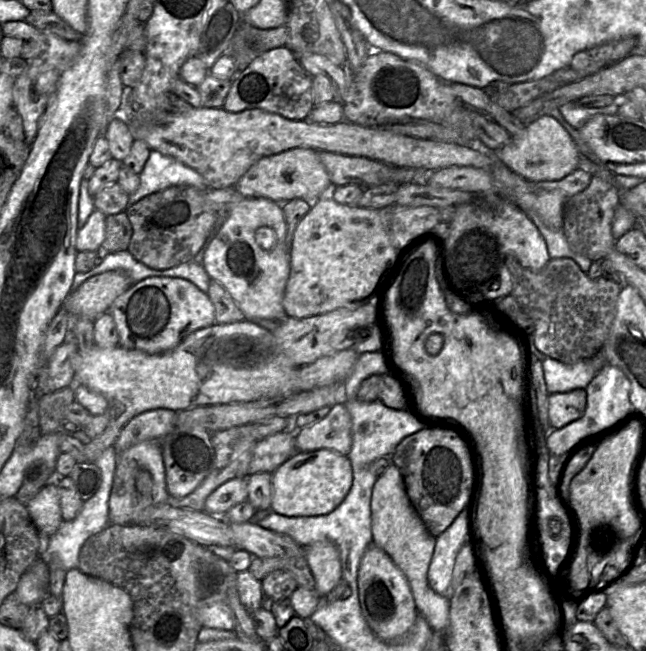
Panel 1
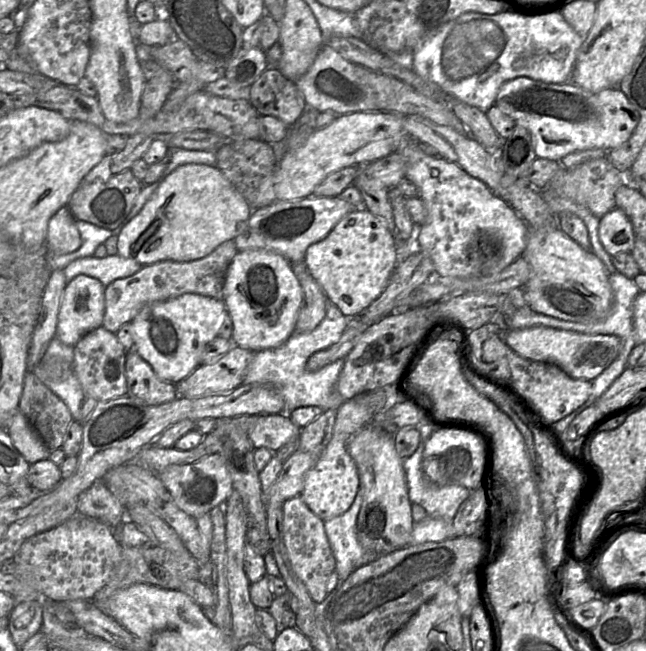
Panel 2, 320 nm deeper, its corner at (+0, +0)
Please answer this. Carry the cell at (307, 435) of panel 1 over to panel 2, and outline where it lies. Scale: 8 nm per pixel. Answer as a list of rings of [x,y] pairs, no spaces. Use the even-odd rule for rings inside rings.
[[[260,414],[248,438],[253,447],[265,447],[275,452],[286,443],[299,438],[299,428],[286,414]]]

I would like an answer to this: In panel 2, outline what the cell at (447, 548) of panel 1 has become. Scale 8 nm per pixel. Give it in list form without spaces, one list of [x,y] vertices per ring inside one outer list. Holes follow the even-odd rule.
[[[422,421],[416,428],[421,435],[419,447],[410,457],[403,459],[409,499],[411,503],[421,505],[428,516],[452,521],[472,490],[456,484],[440,487],[427,481],[422,470],[424,445],[436,429],[443,428],[434,421]]]

